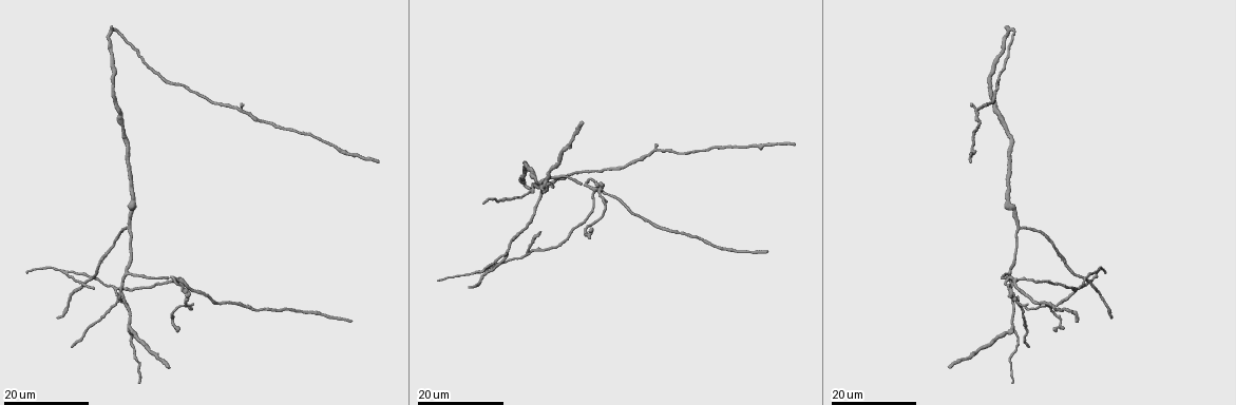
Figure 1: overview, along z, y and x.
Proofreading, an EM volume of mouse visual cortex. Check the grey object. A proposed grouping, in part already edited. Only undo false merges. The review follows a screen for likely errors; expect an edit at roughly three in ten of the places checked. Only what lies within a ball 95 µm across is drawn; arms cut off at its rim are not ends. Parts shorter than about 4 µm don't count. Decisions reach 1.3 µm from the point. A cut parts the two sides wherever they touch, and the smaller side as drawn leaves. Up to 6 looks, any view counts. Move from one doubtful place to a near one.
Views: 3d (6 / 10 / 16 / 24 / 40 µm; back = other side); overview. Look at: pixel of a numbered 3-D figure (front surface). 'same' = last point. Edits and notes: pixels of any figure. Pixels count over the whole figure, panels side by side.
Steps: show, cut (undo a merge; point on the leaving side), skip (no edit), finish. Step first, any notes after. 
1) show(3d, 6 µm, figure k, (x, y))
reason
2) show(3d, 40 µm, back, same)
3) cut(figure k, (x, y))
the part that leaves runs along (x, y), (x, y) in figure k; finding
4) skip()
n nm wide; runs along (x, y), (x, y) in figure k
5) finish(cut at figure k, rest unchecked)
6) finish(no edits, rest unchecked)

show(3d, 24 µm, figure 1, (1006, 280))
calibre changes

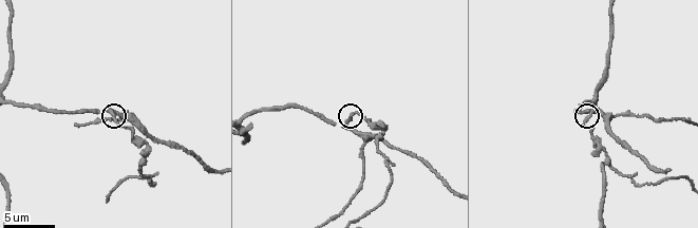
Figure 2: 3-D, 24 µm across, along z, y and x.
show(3d, 6 µm, figure 2, (590, 115))

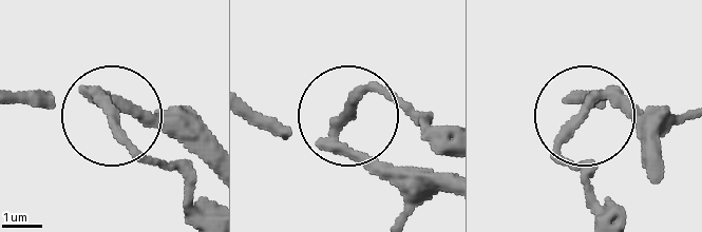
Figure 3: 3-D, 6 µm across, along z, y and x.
cut(figure 3, (119, 131))
250 nm wide; the part that leaves runs along (96, 97), (207, 214) in figure 3; two neurons meet here

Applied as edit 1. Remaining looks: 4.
show(overview)

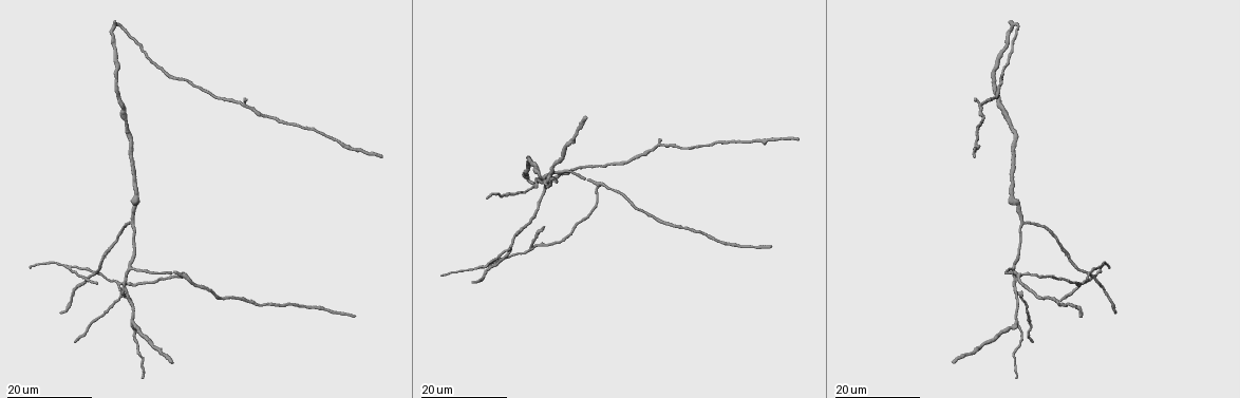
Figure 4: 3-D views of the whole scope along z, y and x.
show(3d, 24 µm, figure 4, (124, 290))
side arm on a straight run

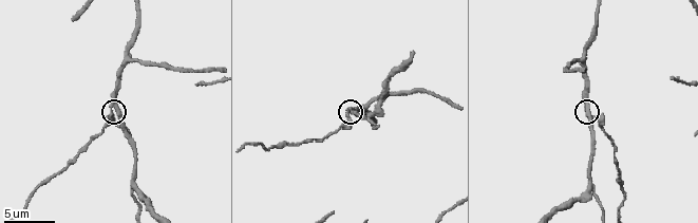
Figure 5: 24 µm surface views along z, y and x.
show(3d, 10 µm, figure 5, (117, 111))

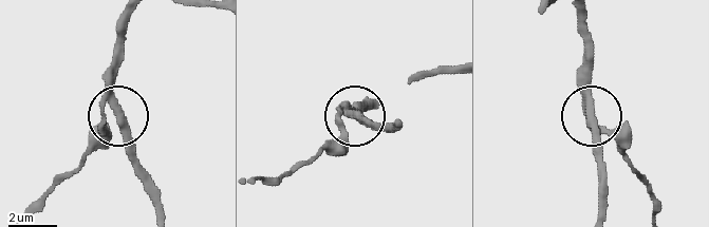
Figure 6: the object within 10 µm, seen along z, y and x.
show(3d, 6 µm, figure 6, (592, 112))

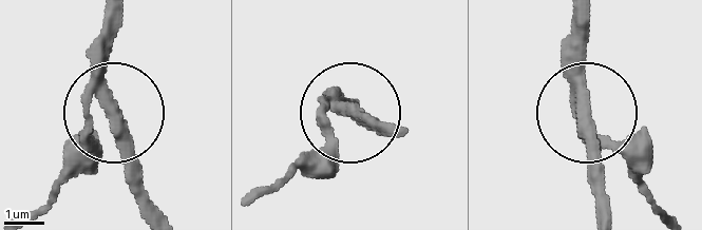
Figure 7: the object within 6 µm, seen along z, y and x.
cut(figure 7, (333, 139))
300 nm wide; the part that leaves runs along (83, 101), (83, 135), (33, 212) in figure 7; a second neuron is stuck on

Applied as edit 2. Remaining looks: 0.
finish(cut at figure 3, cut at figure 7, rest unchecked)

